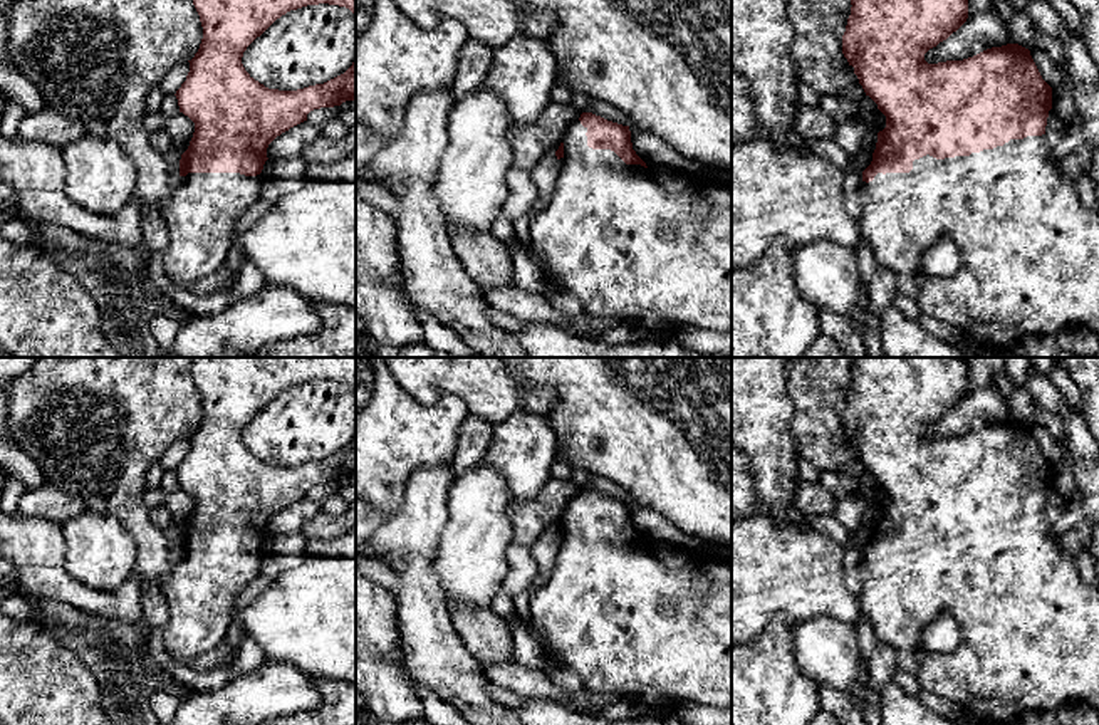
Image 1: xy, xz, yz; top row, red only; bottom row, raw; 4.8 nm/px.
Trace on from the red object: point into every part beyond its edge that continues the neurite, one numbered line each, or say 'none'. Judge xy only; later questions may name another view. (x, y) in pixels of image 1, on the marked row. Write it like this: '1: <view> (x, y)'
1: xy (202, 213)

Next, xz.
1: xz (609, 235)

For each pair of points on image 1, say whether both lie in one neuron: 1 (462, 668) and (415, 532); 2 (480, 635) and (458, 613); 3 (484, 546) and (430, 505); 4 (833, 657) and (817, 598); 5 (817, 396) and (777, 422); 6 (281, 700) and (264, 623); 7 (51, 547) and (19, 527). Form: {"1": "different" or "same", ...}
{"1": "same", "2": "same", "3": "different", "4": "different", "5": "different", "6": "different", "7": "same"}

